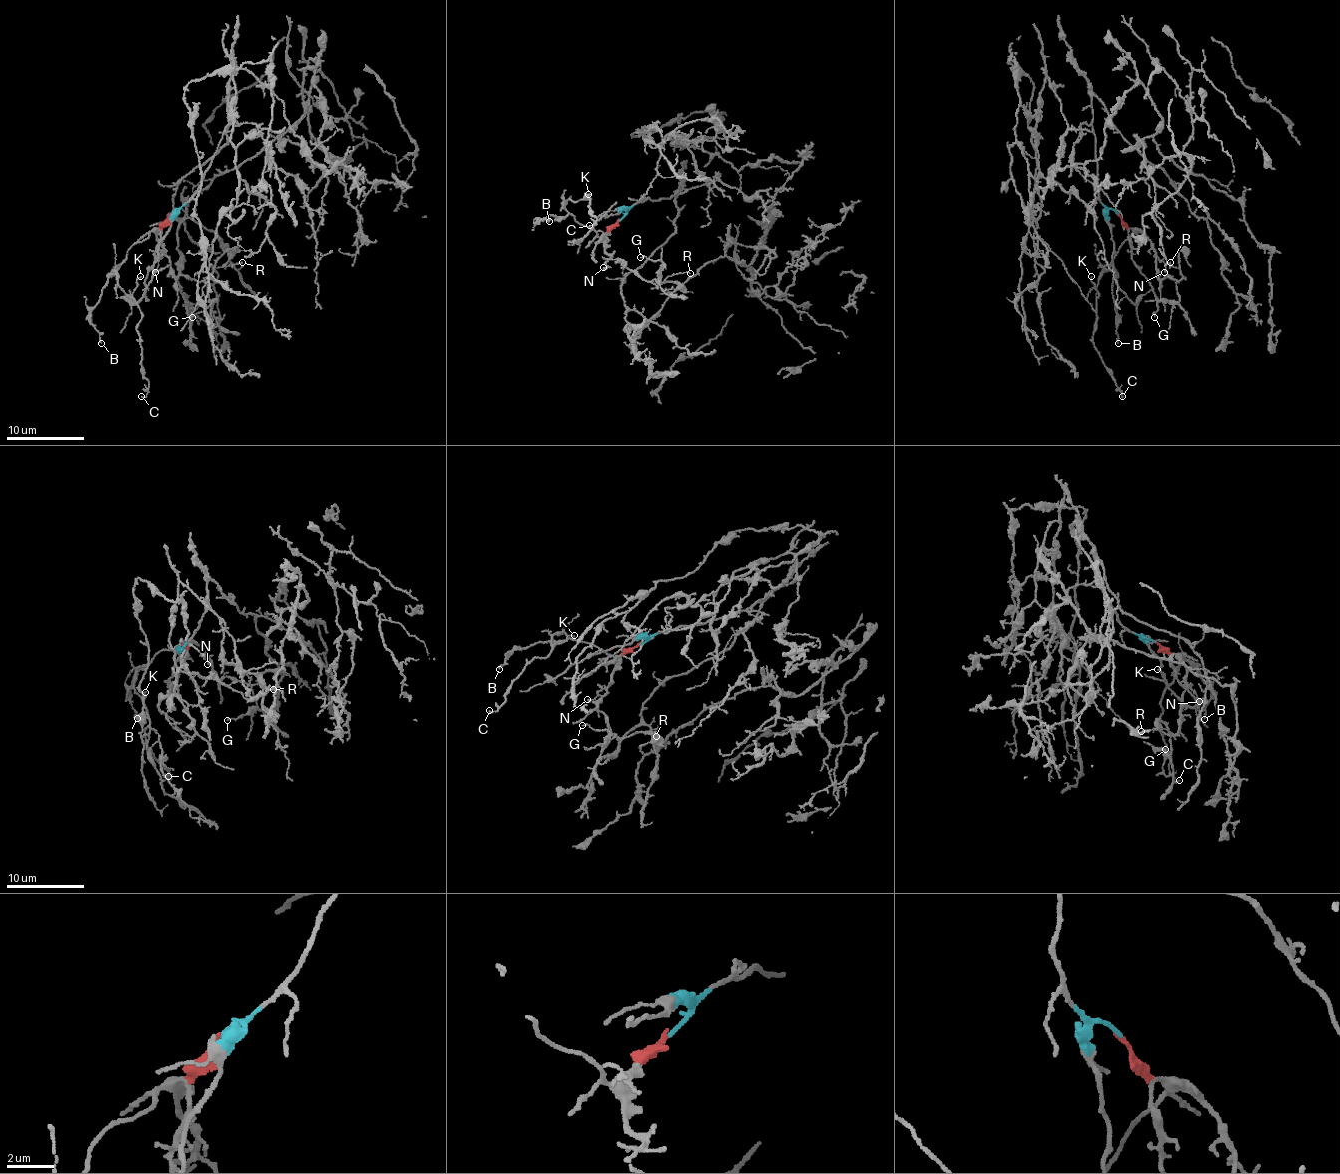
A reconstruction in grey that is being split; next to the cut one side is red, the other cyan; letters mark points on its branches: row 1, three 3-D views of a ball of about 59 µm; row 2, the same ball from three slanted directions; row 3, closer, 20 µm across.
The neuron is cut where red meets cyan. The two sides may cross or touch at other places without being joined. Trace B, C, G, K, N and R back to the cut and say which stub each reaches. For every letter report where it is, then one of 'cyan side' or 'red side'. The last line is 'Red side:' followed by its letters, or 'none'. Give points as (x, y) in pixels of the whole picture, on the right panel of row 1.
B: place (1118, 343); red side
C: place (1122, 396); red side
G: place (1154, 317); red side
K: place (1091, 276); red side
N: place (1164, 272); red side
R: place (1170, 262); red side
Red side: B, C, G, K, N, R

